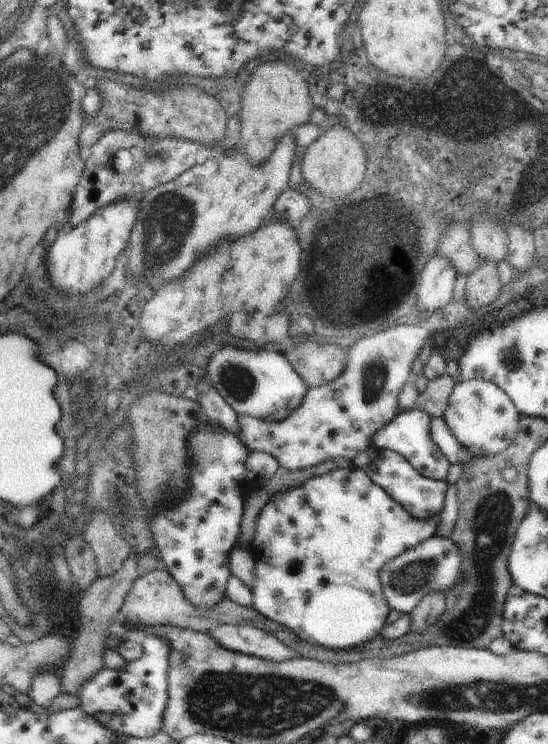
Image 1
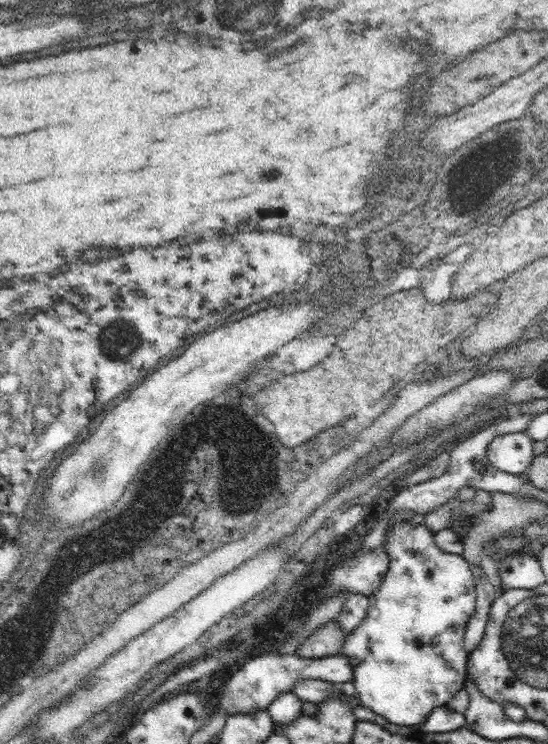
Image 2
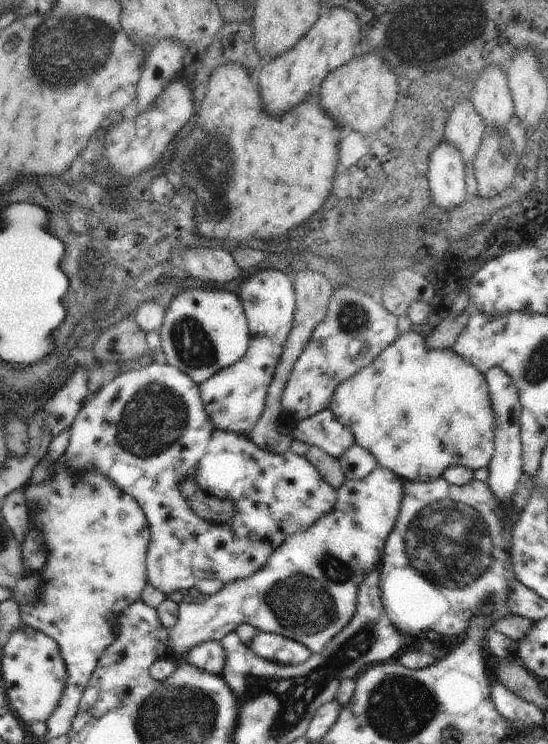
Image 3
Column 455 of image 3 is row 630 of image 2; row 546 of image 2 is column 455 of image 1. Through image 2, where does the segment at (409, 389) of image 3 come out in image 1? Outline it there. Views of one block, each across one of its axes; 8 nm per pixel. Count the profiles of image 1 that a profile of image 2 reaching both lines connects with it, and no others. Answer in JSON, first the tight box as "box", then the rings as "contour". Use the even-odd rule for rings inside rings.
{"box":[443,380,521,458],"contour":[[[467,380],[453,388],[443,420],[453,434],[453,438],[467,450],[467,458],[487,458],[501,454],[517,434],[517,422],[521,414],[513,400],[493,382],[487,380]]]}

